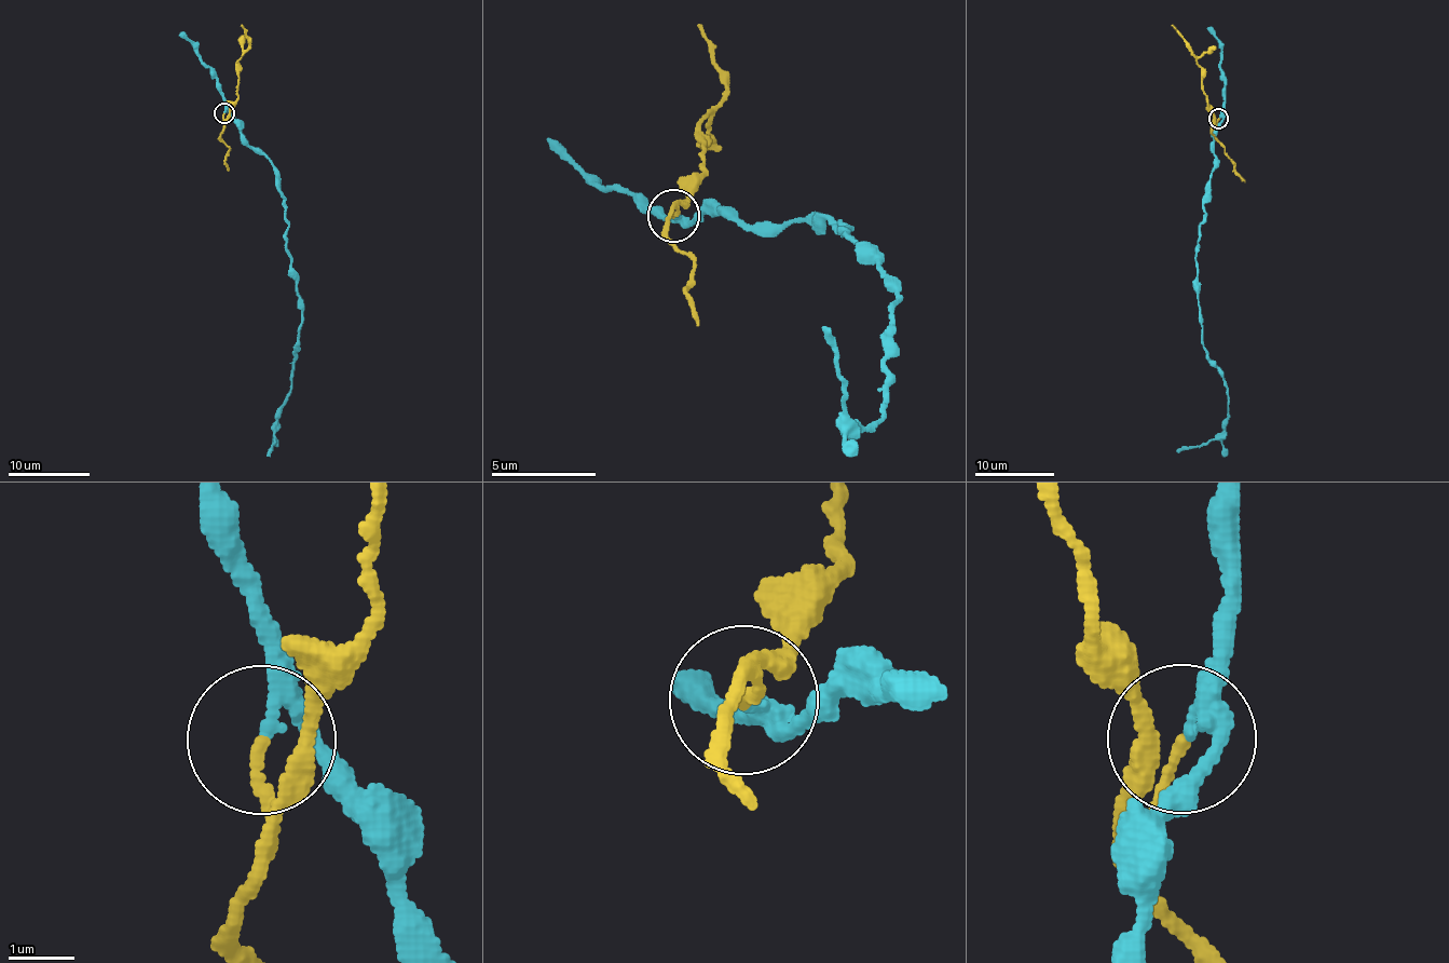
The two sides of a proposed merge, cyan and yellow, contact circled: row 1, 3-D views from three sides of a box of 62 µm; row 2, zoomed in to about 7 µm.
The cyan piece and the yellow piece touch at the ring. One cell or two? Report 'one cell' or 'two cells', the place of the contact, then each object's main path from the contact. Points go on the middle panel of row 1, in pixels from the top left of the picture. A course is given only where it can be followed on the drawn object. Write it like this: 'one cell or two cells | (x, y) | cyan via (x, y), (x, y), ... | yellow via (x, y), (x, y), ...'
two cells | (673, 215) | cyan via (672, 218), (810, 214), (877, 261), (897, 333), (864, 431), (821, 326) | yellow via (672, 214), (687, 203), (707, 171), (701, 135), (725, 92), (700, 27)

